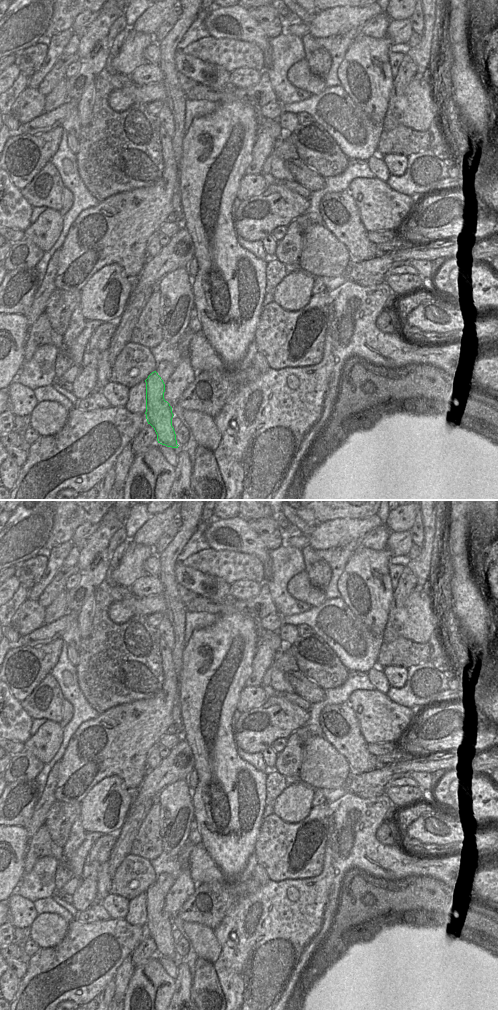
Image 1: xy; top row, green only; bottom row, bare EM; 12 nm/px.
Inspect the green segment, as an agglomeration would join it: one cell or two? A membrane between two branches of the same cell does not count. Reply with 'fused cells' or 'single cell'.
fused cells

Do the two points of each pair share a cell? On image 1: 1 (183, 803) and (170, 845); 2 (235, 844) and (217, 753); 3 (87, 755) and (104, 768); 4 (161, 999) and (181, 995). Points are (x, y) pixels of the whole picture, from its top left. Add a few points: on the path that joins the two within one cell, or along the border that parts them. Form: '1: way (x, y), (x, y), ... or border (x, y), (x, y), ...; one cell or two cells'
1: way (176, 813), (174, 835); one cell
2: way (231, 821), (230, 791), (223, 776); one cell
3: way (91, 755), (100, 764); one cell
4: border (174, 979), (175, 989), (170, 999); two cells

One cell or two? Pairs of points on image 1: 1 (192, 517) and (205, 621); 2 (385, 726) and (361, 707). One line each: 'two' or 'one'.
1: two
2: one

